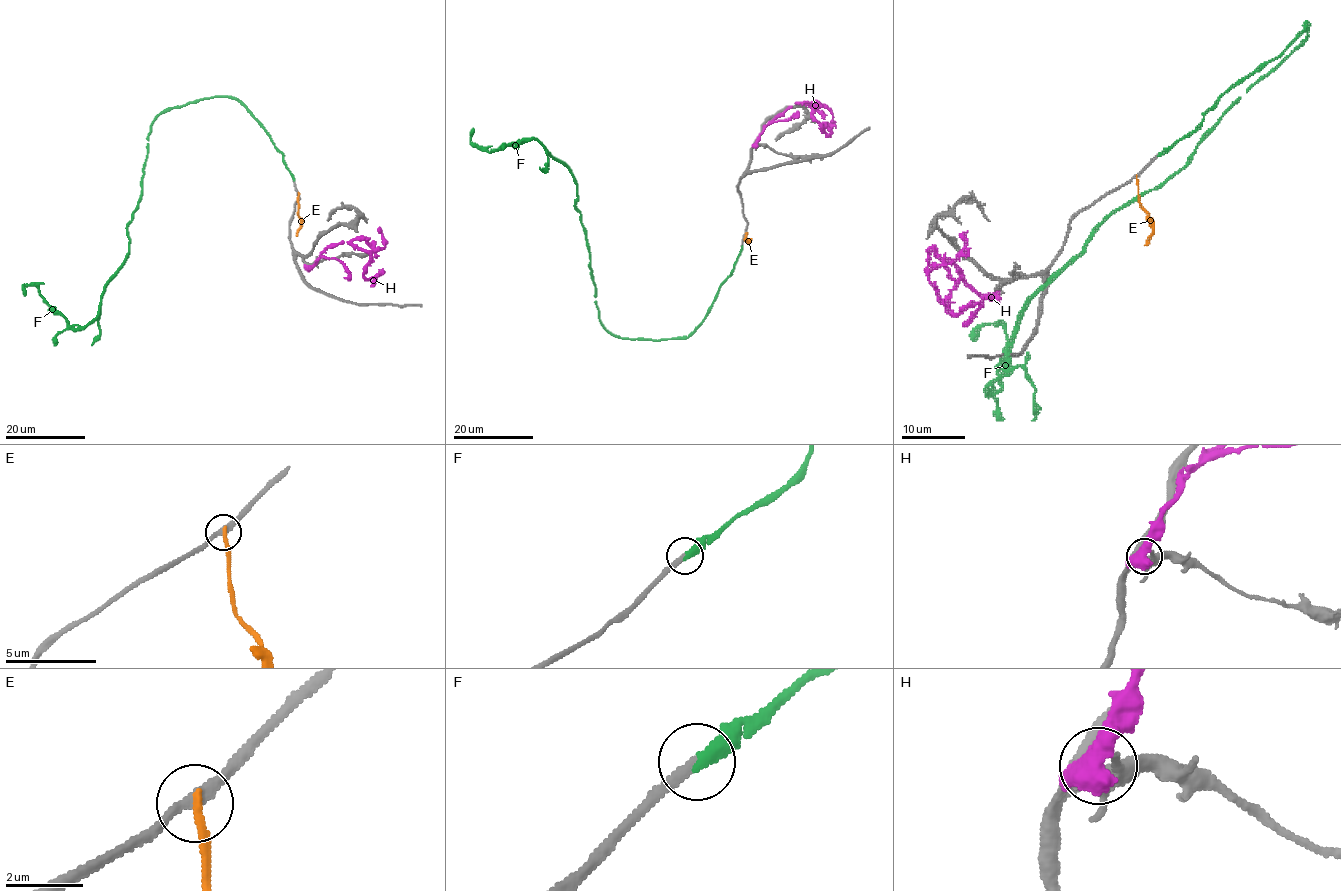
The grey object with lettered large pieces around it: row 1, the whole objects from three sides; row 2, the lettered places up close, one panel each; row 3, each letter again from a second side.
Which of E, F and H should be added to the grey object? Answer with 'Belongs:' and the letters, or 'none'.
Belongs: F

